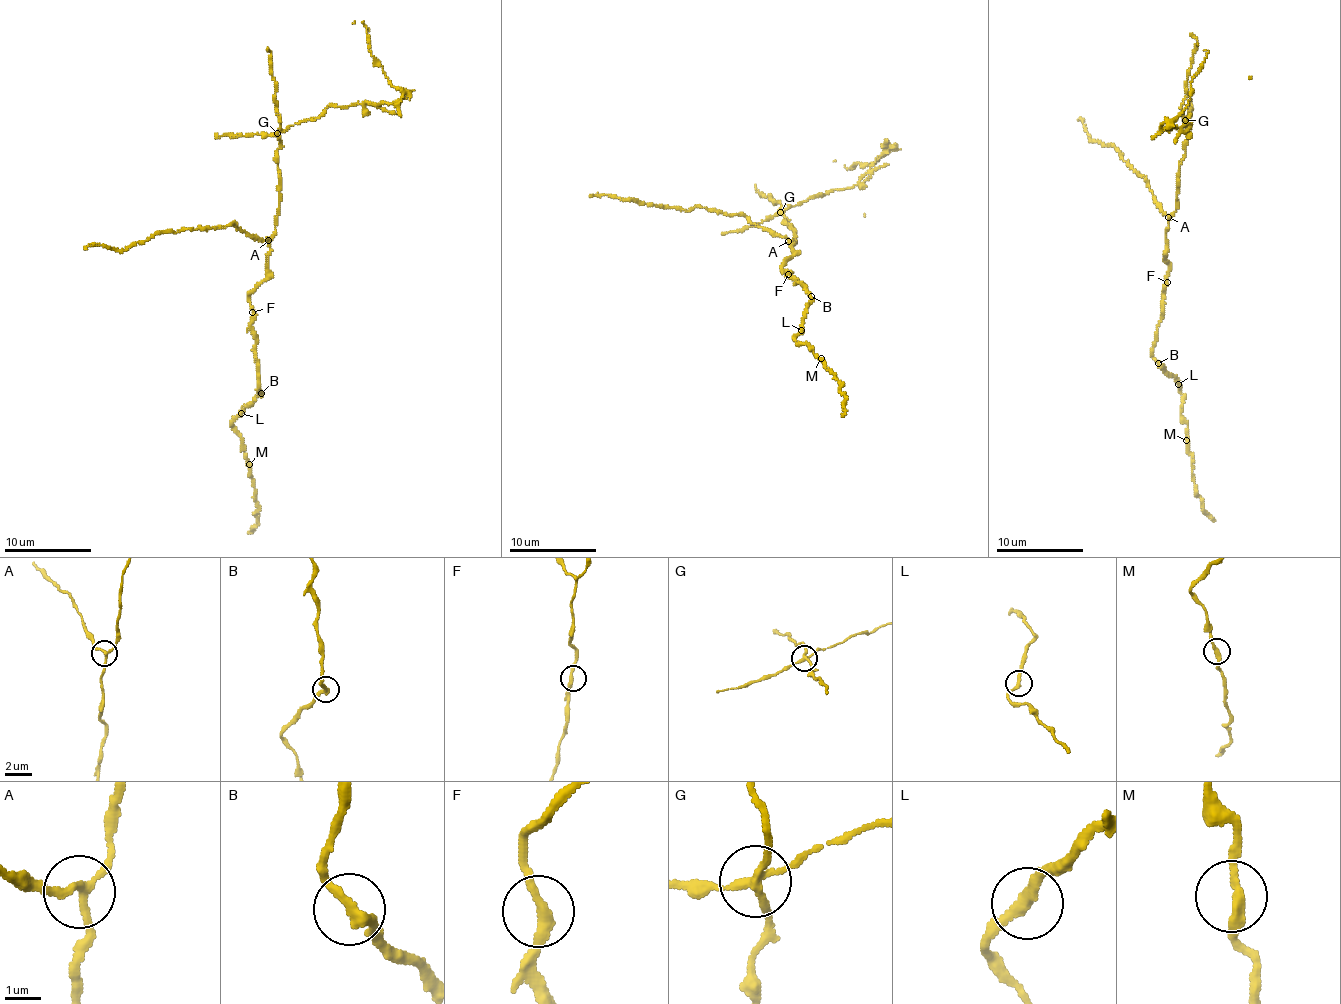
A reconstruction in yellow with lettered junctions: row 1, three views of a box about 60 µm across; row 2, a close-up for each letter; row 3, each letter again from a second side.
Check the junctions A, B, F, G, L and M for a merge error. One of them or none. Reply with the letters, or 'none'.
G

